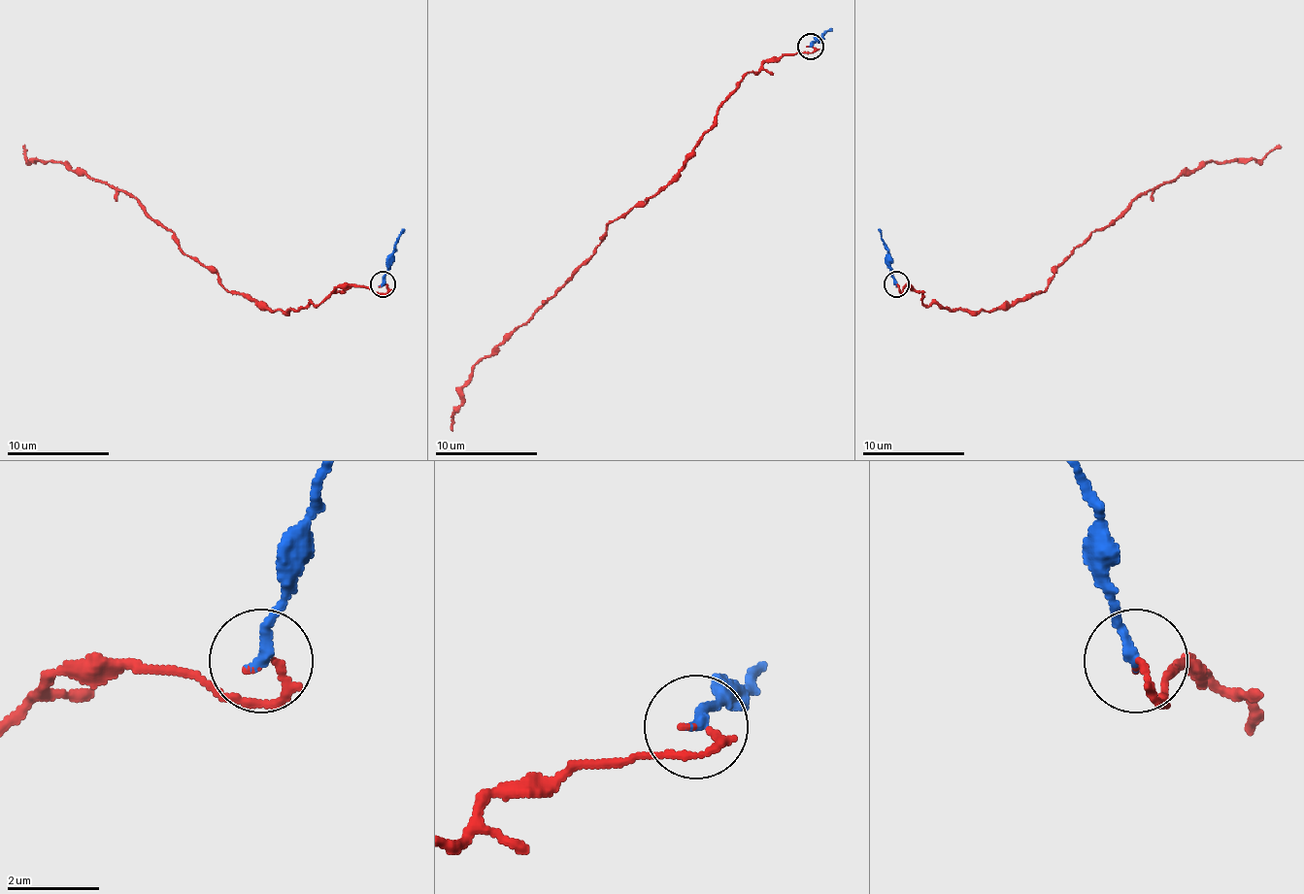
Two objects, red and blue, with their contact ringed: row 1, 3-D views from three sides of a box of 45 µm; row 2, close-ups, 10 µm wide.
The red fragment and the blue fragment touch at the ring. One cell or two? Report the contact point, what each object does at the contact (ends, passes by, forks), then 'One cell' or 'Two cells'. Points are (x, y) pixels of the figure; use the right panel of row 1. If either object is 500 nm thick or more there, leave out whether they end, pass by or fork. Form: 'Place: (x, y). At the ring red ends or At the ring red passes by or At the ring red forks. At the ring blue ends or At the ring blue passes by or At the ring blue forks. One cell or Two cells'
Place: (896, 284). At the ring red ends. At the ring blue ends. Two cells

